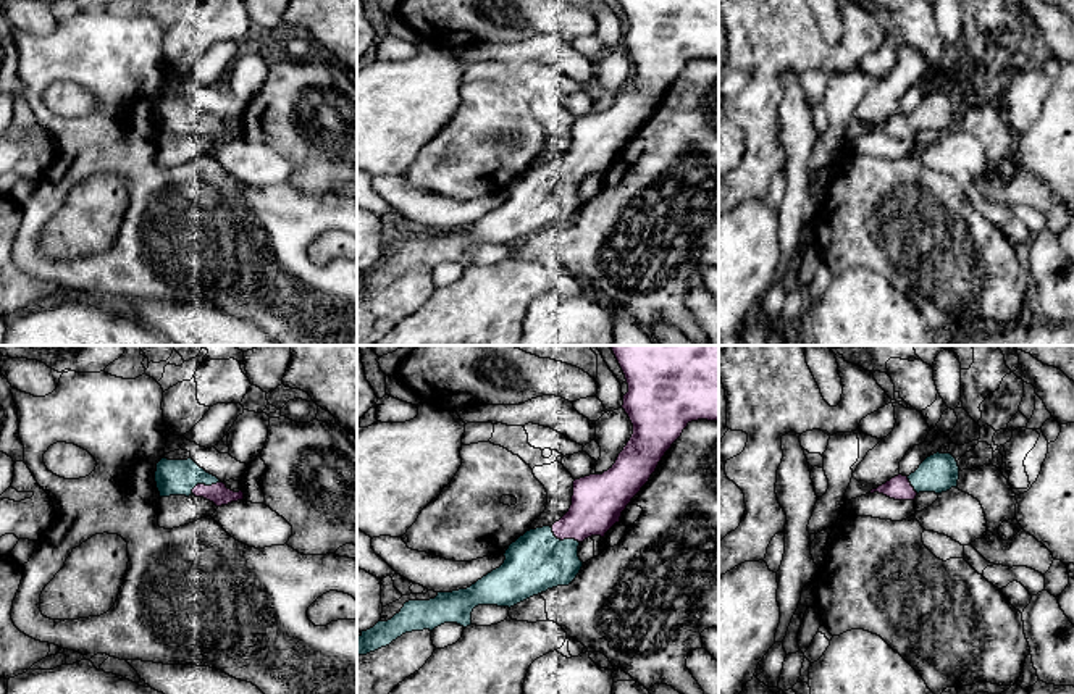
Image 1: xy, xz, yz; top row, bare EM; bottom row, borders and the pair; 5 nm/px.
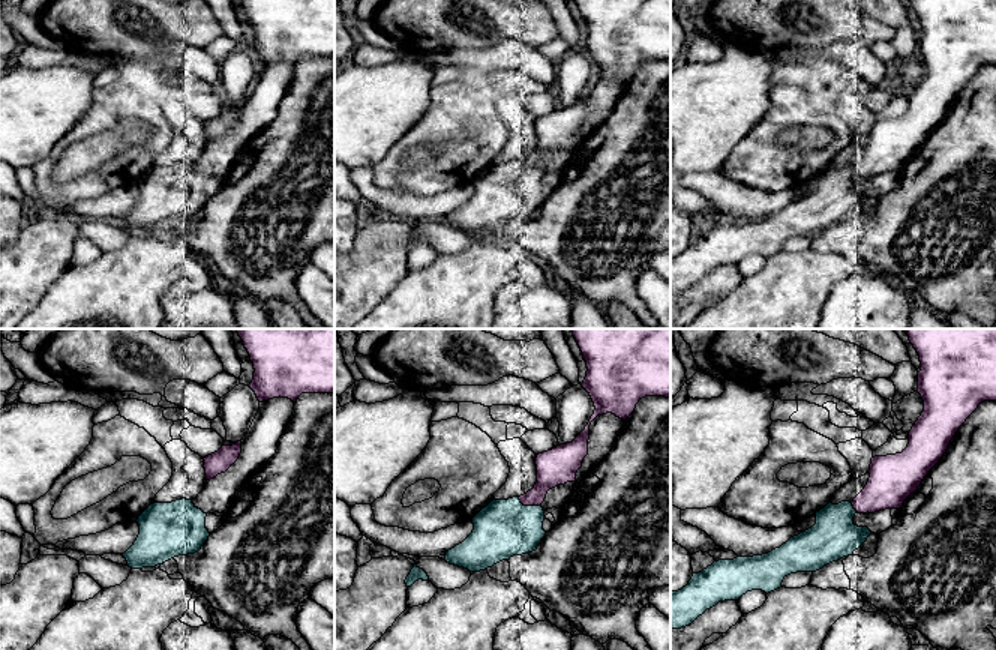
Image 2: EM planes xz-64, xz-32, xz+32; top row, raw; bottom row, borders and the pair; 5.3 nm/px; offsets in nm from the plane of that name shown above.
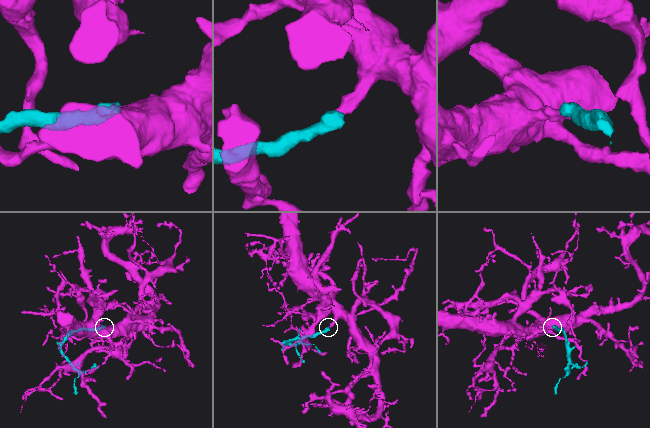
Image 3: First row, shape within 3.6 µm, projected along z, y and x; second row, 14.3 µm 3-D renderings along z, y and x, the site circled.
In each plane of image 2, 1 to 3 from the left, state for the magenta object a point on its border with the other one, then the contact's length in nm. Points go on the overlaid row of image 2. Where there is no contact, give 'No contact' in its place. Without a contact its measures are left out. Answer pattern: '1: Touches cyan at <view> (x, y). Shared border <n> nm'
1: No contact
2: Touches cyan at xz-32 (528, 506). Shared border 130 nm
3: Touches cyan at xz+32 (852, 508). Shared border 60 nm

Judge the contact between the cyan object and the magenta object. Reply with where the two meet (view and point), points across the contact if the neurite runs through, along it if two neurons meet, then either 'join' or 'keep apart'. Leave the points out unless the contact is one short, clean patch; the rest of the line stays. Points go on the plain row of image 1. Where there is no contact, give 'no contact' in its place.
xz (564, 178) | join

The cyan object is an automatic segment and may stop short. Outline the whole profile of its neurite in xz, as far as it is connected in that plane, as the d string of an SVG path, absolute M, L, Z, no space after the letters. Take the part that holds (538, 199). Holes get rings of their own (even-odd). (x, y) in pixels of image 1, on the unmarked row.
M619 0L628 31L622 47L633 63L633 73L615 102L602 113L589 113L573 119L573 134L568 150L552 165L527 169L506 189L504 202L467 228L438 231L430 239L409 239L388 260L378 260L357 276L357 292L367 294L405 271L423 270L457 261L472 263L472 250L478 244L514 245L533 234L557 224L568 224L580 211L583 200L578 184L601 174L620 160L622 150L641 129L656 110L659 100L683 68L698 58L719 60L719 0Z

